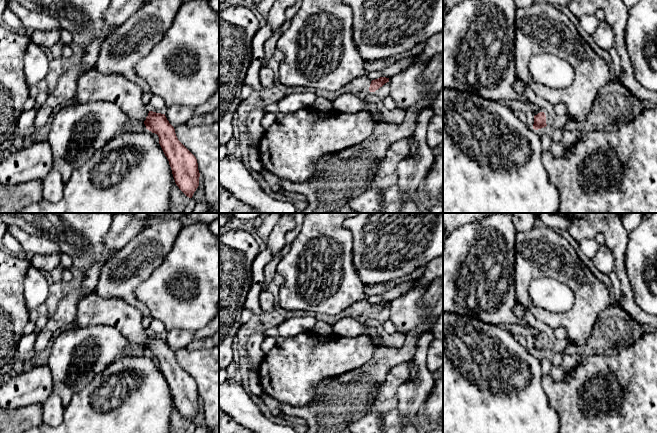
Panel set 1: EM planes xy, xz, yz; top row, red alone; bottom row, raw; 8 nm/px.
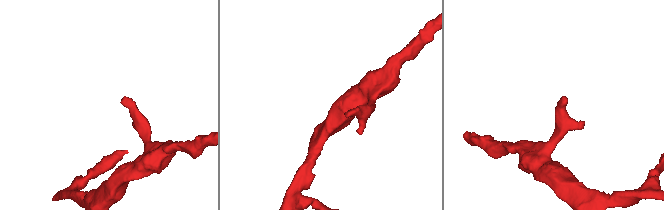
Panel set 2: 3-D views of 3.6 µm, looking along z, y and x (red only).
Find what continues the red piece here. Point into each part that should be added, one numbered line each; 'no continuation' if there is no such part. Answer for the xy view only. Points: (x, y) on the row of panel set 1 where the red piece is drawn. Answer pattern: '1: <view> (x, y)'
1: xy (93, 86)

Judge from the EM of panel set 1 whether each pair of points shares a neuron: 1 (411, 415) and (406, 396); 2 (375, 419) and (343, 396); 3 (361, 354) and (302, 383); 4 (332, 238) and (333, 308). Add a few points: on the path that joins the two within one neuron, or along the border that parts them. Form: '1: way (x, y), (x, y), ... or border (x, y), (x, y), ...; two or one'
1: way (408, 410), (408, 401); one
2: border (373, 406), (364, 416), (350, 422); two
3: way (346, 354), (327, 358), (317, 368); one
4: way (332, 255), (332, 291); one

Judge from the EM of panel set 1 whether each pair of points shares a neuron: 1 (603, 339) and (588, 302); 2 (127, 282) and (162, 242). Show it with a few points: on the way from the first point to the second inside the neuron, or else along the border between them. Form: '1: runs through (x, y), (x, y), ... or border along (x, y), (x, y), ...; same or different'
1: border along (610, 303), (597, 316), (592, 332), (586, 342); different
2: runs through (130, 271), (151, 250); same

